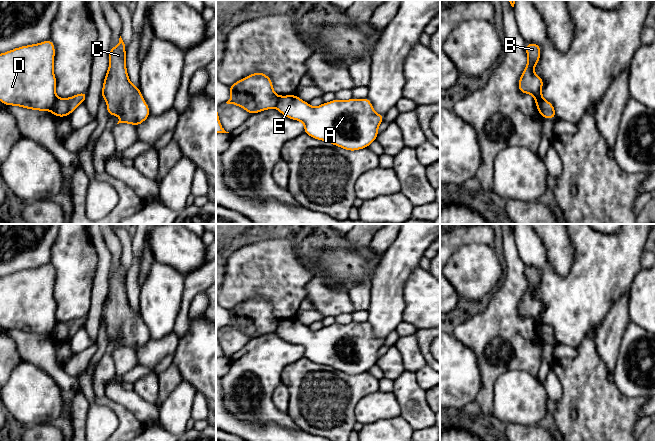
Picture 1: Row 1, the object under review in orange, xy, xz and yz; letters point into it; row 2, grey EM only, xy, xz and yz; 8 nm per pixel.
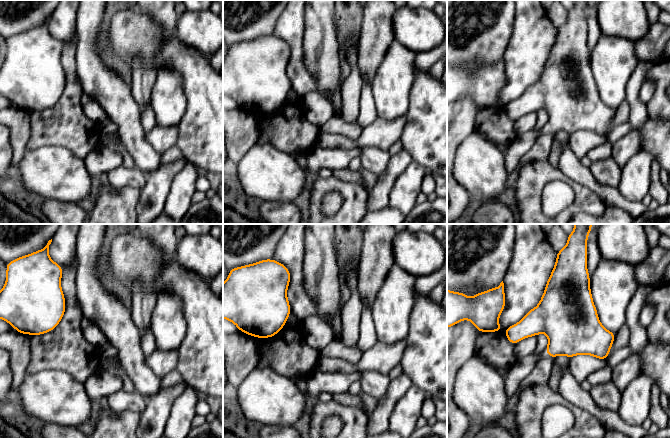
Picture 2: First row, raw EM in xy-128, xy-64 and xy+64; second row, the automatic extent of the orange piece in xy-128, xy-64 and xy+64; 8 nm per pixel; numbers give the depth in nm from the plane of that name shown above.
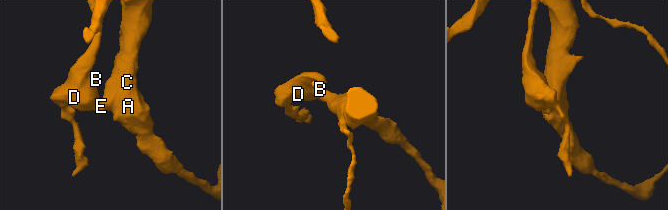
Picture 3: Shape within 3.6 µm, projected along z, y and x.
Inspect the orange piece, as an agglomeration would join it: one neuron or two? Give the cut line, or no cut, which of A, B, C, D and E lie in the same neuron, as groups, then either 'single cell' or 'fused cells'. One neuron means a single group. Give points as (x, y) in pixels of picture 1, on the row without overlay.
xy (58, 322), (50, 334) | A C E / B D | fused cells

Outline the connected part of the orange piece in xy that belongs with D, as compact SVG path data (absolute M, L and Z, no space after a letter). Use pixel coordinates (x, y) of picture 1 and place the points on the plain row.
M51 263L0 278L0 326L51 335L56 320L55 269Z

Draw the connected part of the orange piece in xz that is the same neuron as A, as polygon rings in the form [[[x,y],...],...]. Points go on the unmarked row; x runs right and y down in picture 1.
[[[297,319],[280,320],[275,331],[282,339],[304,348],[304,357],[315,364],[323,364],[347,375],[357,375],[376,365],[378,351],[384,345],[385,339],[377,338],[369,322],[349,324],[334,323],[317,331],[312,331]]]

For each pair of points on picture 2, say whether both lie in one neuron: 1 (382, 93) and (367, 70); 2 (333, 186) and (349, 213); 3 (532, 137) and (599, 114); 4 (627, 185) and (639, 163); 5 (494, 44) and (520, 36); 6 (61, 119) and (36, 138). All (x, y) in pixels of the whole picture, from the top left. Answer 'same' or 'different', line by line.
1: different
2: same
3: same
4: same
5: different
6: same

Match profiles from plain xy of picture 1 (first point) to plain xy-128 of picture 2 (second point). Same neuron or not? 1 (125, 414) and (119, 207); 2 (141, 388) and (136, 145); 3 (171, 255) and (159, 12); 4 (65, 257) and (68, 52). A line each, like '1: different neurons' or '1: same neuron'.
1: same neuron
2: same neuron
3: different neurons
4: different neurons

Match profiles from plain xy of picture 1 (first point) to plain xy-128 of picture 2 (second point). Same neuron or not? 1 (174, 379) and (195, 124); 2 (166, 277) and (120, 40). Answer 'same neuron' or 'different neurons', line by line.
1: different neurons
2: different neurons

